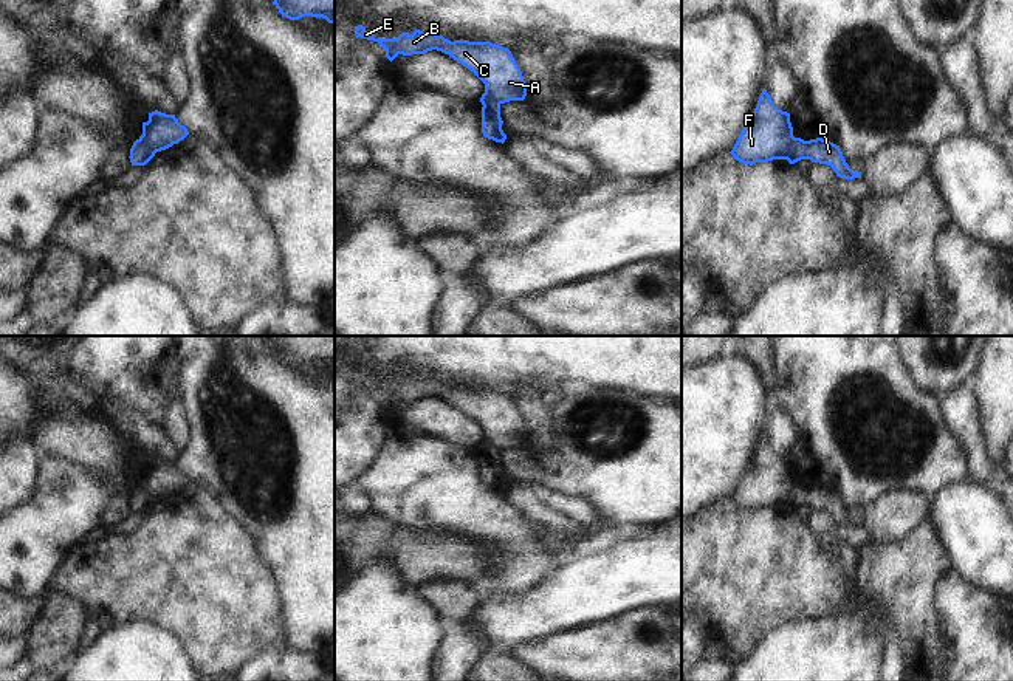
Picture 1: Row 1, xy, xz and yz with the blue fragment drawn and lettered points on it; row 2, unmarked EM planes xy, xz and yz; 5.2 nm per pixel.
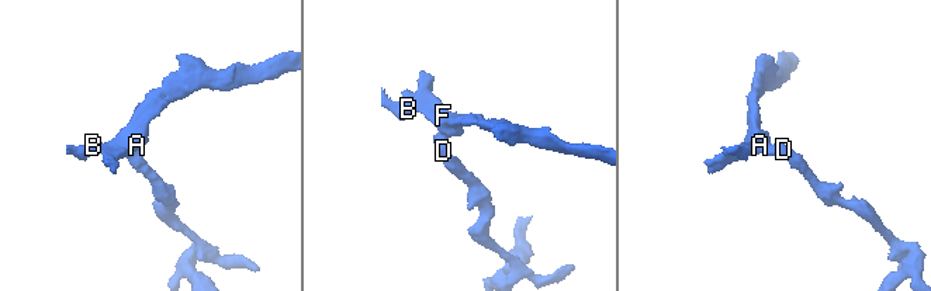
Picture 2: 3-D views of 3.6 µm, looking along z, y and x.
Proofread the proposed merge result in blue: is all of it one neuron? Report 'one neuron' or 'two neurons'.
two neurons

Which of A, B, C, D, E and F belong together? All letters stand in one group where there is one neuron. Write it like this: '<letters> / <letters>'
A B C E F / D

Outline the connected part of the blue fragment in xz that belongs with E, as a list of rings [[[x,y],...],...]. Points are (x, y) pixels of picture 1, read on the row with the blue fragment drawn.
[[[362,25],[355,26],[355,36],[376,40],[386,50],[392,62],[398,54],[412,56],[437,50],[449,54],[454,60],[471,70],[483,84],[485,93],[505,104],[524,101],[527,85],[511,51],[491,42],[448,40],[441,34],[415,29],[412,34],[401,33],[395,39],[375,37]]]

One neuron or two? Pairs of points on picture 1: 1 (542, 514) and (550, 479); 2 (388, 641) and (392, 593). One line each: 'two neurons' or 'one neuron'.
1: two neurons
2: one neuron

